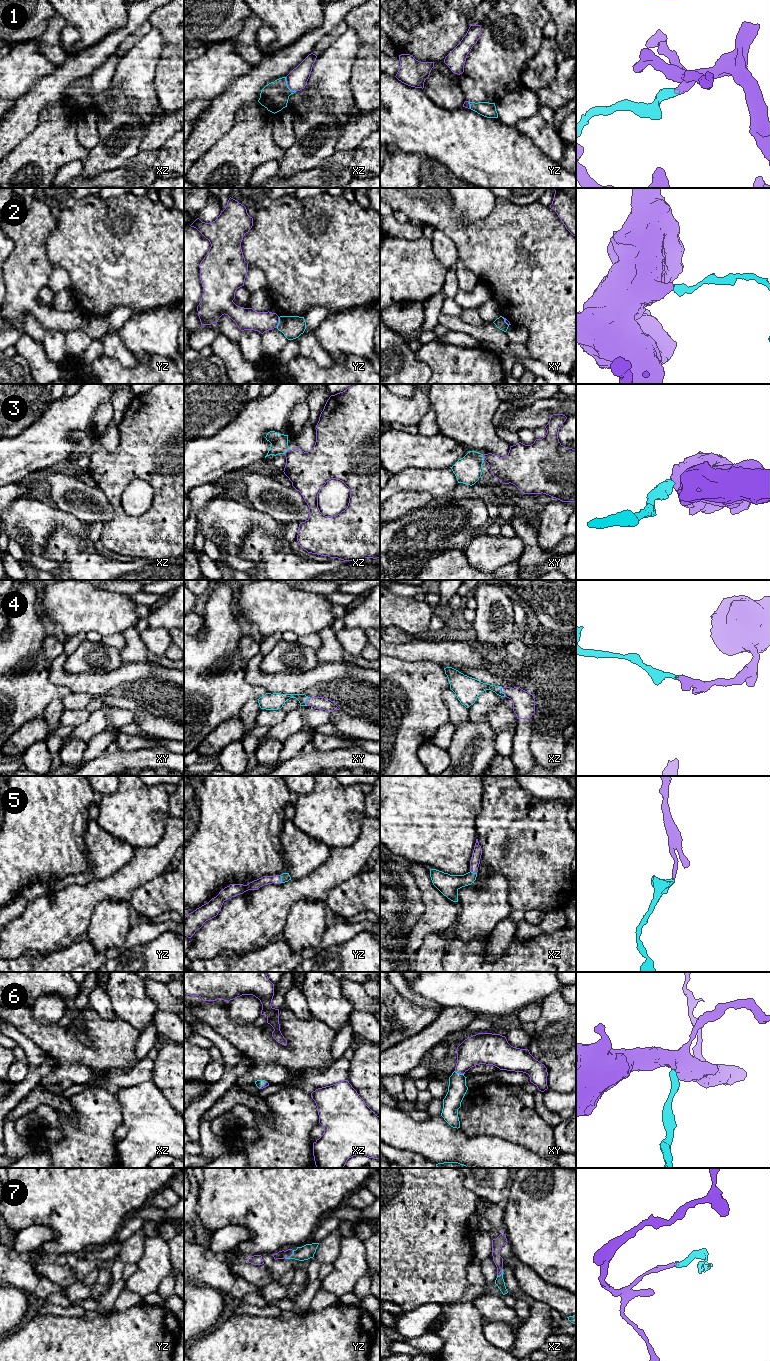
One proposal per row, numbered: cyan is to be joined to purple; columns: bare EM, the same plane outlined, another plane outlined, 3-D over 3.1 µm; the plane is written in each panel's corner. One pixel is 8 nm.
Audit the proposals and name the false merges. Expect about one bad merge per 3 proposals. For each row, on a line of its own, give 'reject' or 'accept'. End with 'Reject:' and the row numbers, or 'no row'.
1: accept
2: reject
3: reject
4: accept
5: accept
6: accept
7: accept
Reject: 2, 3

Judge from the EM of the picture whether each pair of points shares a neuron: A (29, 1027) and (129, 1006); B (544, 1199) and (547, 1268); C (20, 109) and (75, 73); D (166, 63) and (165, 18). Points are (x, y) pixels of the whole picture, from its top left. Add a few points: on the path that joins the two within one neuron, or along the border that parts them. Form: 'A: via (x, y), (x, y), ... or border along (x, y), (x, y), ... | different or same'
A: border along (116, 1016), (136, 1028) | different
B: via (547, 1216), (547, 1251) | same
C: via (34, 101), (61, 78) | same
D: via (169, 52), (169, 29) | same

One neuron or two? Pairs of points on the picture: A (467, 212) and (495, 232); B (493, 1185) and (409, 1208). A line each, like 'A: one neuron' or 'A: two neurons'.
A: two neurons
B: two neurons

